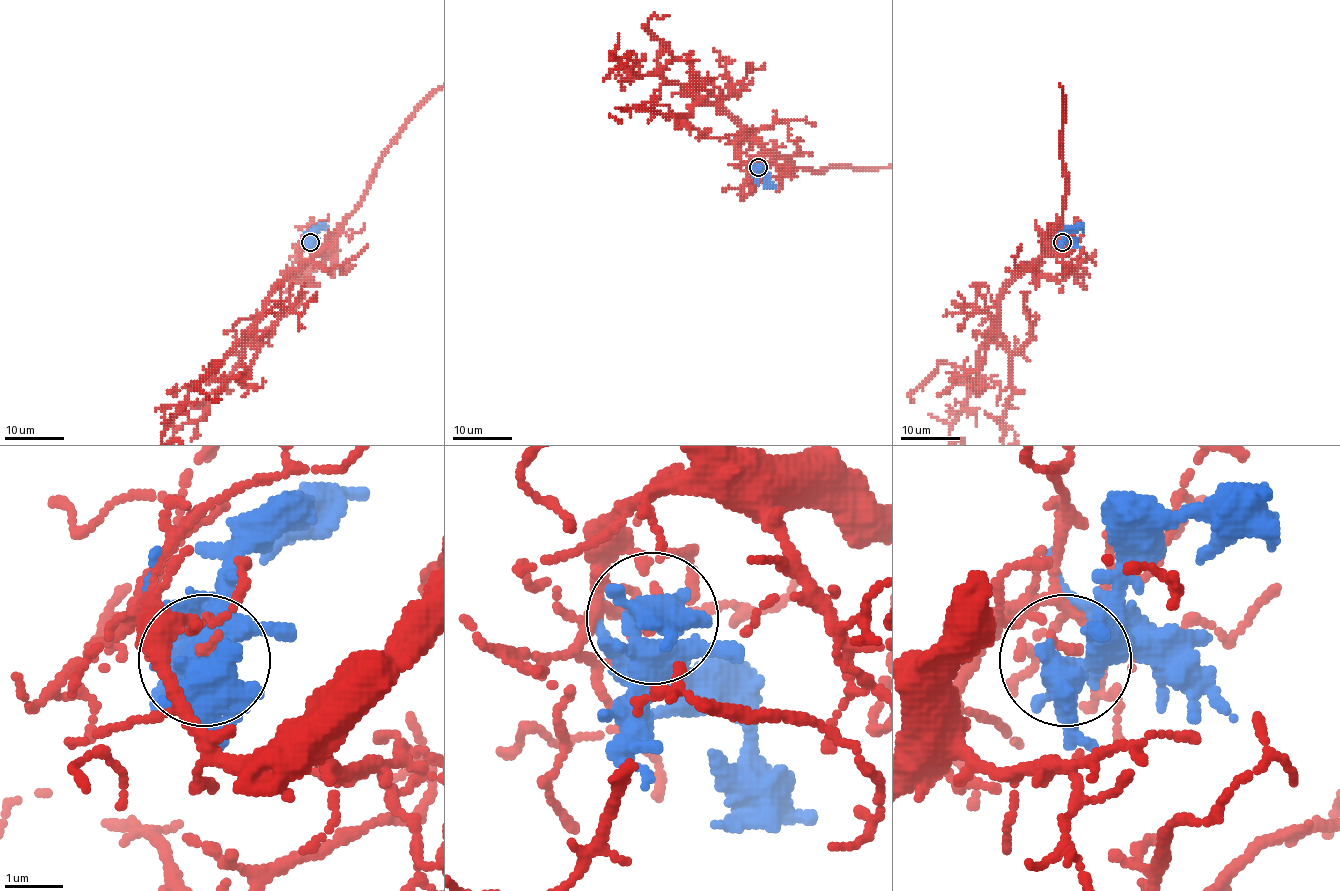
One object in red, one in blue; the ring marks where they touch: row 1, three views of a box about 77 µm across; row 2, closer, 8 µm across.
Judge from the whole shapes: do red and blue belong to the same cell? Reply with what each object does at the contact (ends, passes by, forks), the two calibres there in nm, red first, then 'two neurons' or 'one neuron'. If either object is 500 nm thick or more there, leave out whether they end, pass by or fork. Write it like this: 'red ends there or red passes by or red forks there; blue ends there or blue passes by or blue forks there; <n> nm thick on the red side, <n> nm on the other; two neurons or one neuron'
red ends there; blue forks there; 130 nm thick on the red side, 400 nm on the other; two neurons

